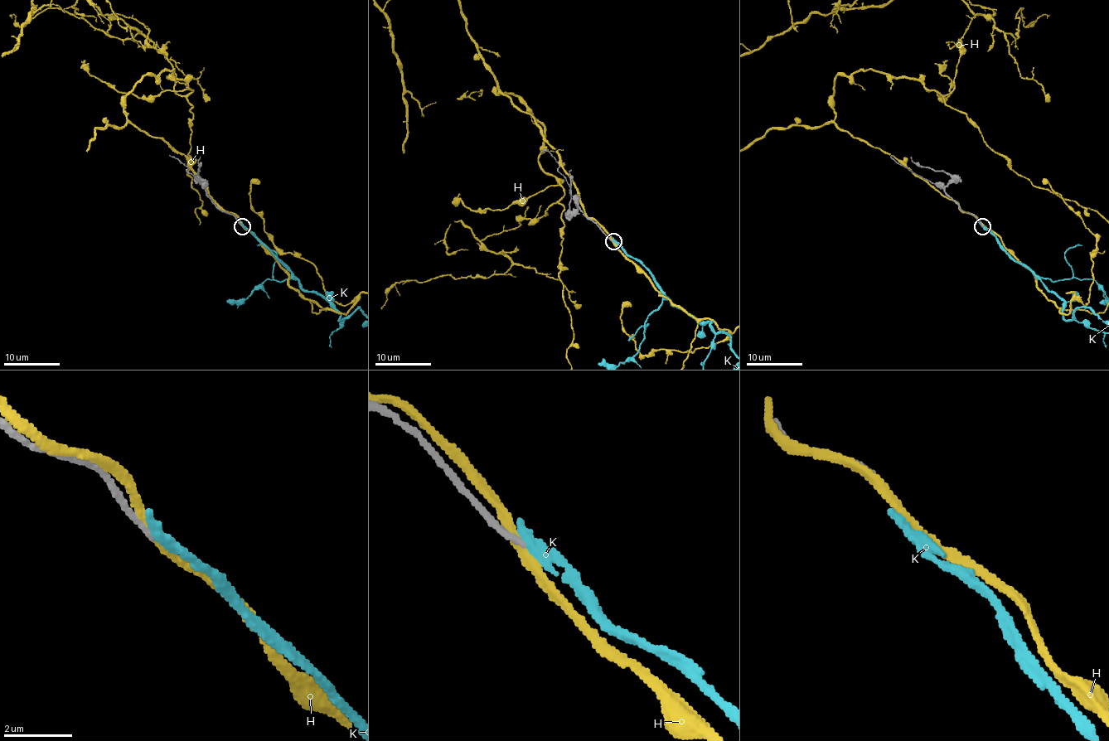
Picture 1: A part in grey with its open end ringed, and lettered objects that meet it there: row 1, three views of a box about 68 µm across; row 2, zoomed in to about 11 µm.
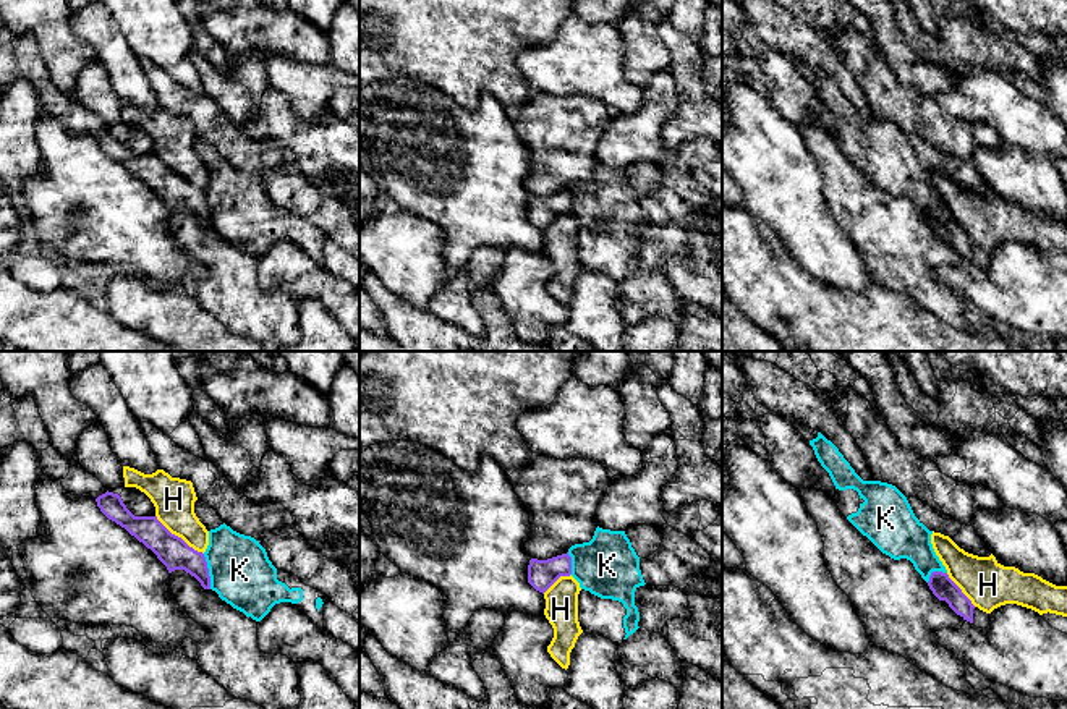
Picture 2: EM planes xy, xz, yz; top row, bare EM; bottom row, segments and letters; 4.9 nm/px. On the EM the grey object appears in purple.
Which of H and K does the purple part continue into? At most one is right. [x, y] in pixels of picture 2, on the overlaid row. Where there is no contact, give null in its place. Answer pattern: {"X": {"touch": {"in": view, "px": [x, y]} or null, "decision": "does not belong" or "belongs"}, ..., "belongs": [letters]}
{"H": {"touch": {"in": "xy", "px": [177, 536]}, "decision": "does not belong"}, "K": {"touch": {"in": "xy", "px": [208, 572]}, "decision": "does not belong"}, "belongs": []}

